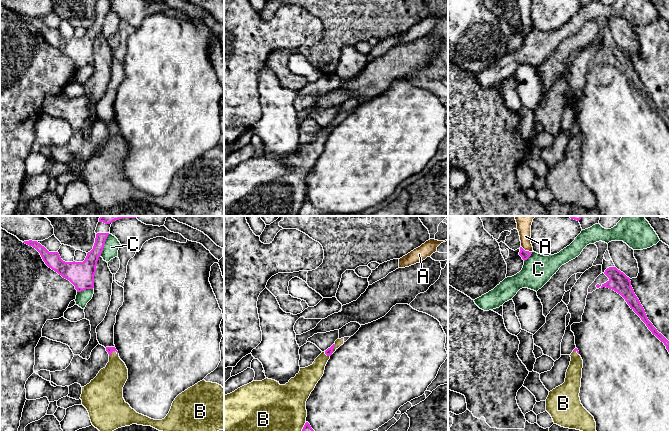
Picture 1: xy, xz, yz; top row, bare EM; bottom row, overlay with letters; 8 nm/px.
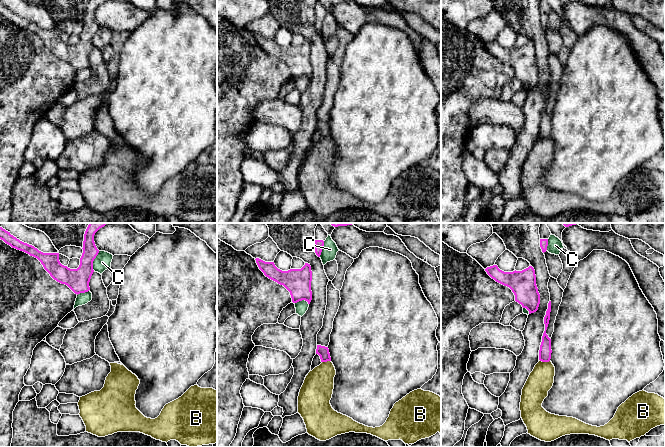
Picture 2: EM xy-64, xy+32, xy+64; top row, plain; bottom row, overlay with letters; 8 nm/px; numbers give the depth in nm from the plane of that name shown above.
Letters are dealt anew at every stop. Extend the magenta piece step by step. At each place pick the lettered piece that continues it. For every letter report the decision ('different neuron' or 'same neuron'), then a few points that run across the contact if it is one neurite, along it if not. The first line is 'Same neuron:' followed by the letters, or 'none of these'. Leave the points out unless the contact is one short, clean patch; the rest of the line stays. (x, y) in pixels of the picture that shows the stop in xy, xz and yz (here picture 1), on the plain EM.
Same neuron: B
A: different neuron; line yz (521, 22), (531, 28)
B: same neuron
C: different neuron

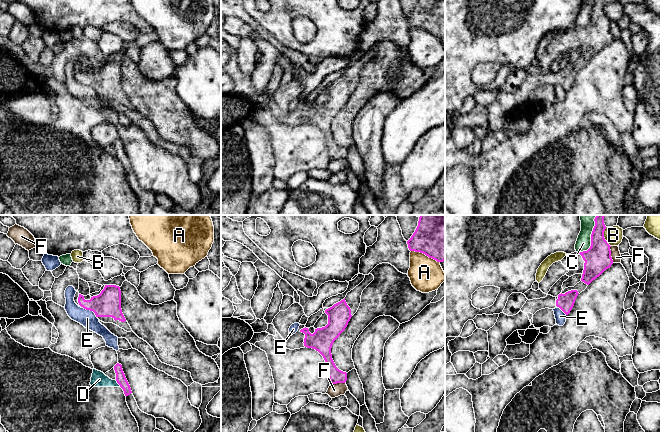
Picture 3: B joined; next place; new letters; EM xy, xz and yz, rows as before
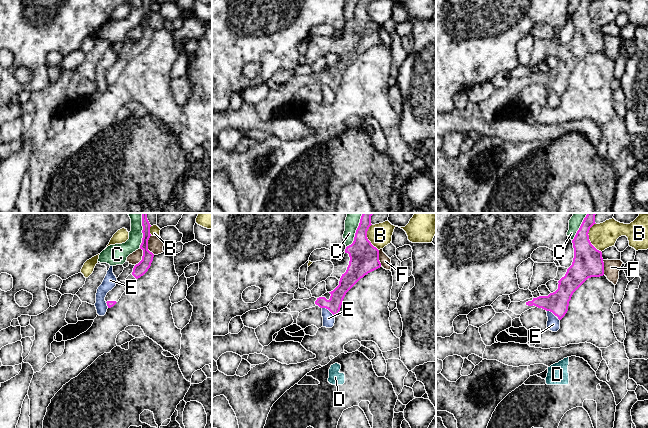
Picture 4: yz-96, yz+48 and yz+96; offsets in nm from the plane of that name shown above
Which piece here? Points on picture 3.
Same neuron: none of these
A: different neuron
B: different neuron
C: different neuron
D: different neuron; line xy (115, 156), (120, 162)
E: different neuron
F: different neuron

